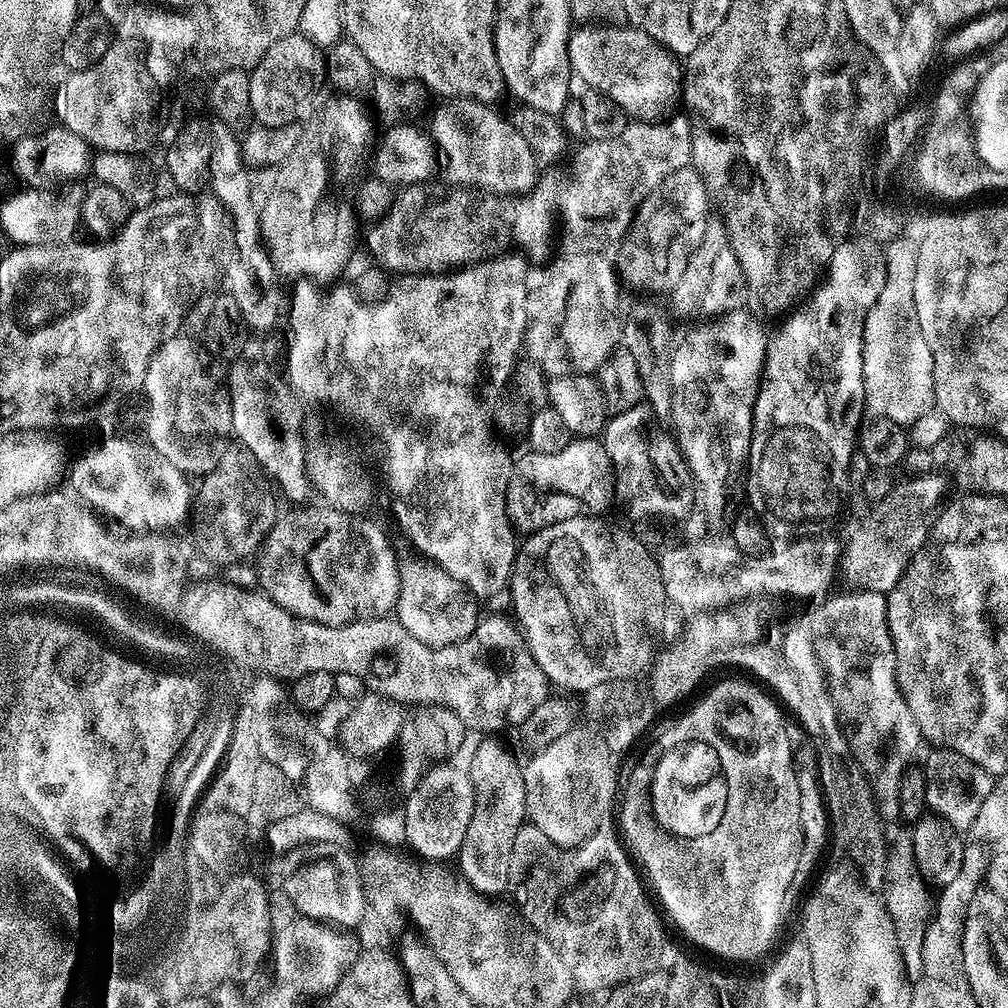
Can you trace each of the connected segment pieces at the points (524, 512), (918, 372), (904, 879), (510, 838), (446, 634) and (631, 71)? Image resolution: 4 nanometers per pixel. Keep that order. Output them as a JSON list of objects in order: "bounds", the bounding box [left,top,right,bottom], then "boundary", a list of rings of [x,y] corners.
[{"bounds":[508,438,614,534],"boundary":[[[576,438],[573,439],[566,446],[566,450],[562,450],[558,454],[528,454],[524,461],[515,465],[512,481],[508,483],[508,517],[512,523],[513,528],[517,533],[524,534],[524,532],[540,532],[543,528],[552,528],[555,524],[564,524],[567,520],[580,520],[583,516],[600,516],[608,507],[614,504],[614,477],[612,474],[612,463],[606,454],[603,443],[596,438]]]},{"bounds":[864,238,936,426],"boundary":[[[898,238],[883,249],[882,259],[882,294],[878,294],[878,302],[870,306],[870,314],[866,314],[864,323],[864,407],[872,416],[890,418],[890,422],[910,426],[936,408],[934,362],[930,346],[926,346],[926,338],[922,338],[922,326],[918,326],[918,310],[914,310],[918,245]]]},{"bounds":[882,847,934,981],"boundary":[[[893,847],[888,853],[885,886],[882,891],[882,903],[888,911],[892,930],[896,935],[896,948],[900,952],[900,962],[909,981],[922,978],[922,946],[924,935],[934,915],[934,896],[931,896],[930,885],[918,870],[916,858],[907,847]]]},{"bounds":[458,744,528,898],"boundary":[[[484,744],[472,756],[472,765],[466,768],[474,790],[474,814],[458,853],[459,875],[485,898],[496,898],[499,892],[509,891],[514,876],[512,855],[514,838],[526,823],[528,807],[521,765],[500,744]]]},{"bounds":[395,558,478,650],"boundary":[[[423,558],[415,559],[399,561],[400,595],[396,597],[395,619],[413,639],[427,648],[437,650],[461,644],[478,627],[477,601],[441,568]]]},{"bounds":[568,26,682,122],"boundary":[[[580,26],[568,38],[568,66],[580,75],[585,89],[610,97],[626,115],[636,122],[660,122],[673,111],[682,92],[682,64],[668,49],[657,44],[640,29],[631,26]]]}]

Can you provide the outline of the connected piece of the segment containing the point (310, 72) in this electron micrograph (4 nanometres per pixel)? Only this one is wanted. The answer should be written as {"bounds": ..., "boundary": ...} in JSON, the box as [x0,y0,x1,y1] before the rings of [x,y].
{"bounds":[248,34,325,128],"boundary":[[[301,34],[287,36],[251,69],[248,81],[253,121],[261,128],[291,128],[299,125],[303,116],[311,114],[320,80],[322,84],[325,76],[325,53]]]}

